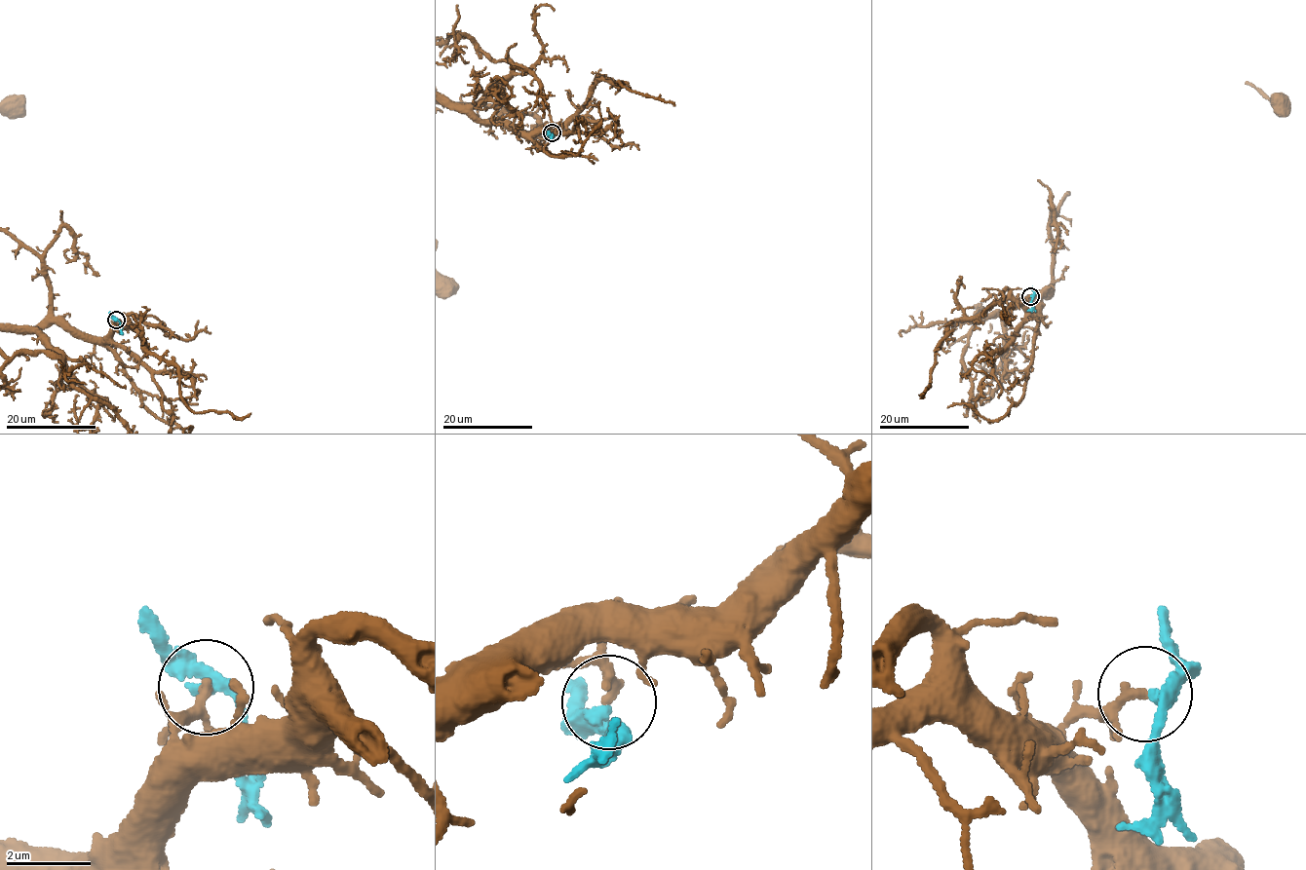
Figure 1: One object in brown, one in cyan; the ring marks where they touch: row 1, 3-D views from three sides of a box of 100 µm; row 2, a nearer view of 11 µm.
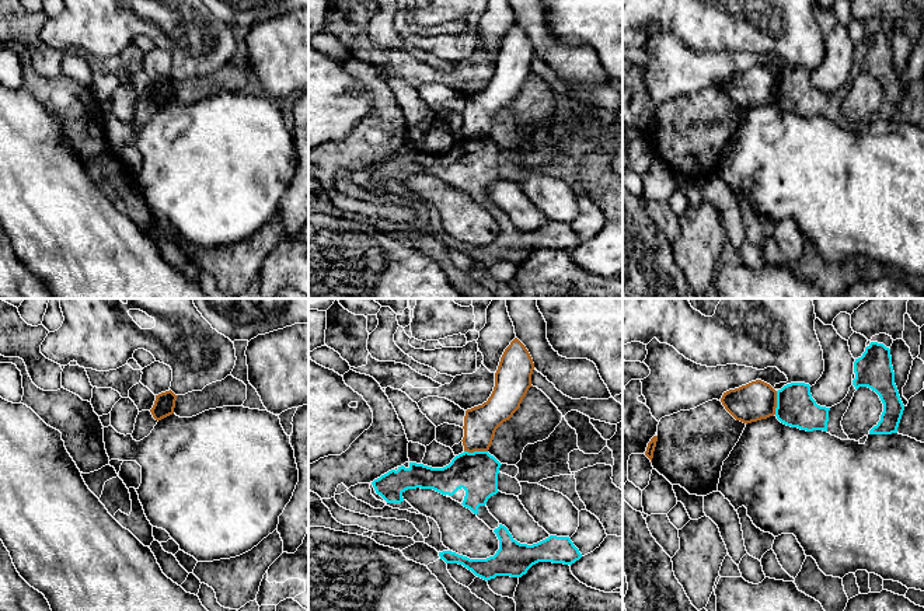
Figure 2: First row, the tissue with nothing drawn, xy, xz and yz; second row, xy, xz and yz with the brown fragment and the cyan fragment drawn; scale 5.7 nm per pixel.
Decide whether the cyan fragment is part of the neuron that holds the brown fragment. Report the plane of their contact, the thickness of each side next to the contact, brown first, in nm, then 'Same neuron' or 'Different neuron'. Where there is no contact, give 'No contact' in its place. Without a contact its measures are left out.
Touches brown in xz. Thickness 190 nm (brown) against 240 nm. Different neuron

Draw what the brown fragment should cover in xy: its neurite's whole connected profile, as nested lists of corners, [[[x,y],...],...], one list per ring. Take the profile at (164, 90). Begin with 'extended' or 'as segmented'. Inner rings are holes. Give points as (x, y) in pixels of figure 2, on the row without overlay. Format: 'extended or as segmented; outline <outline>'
as segmented; outline [[[171,76],[156,81],[153,94],[150,95],[156,107],[161,107],[174,99],[177,83]]]

